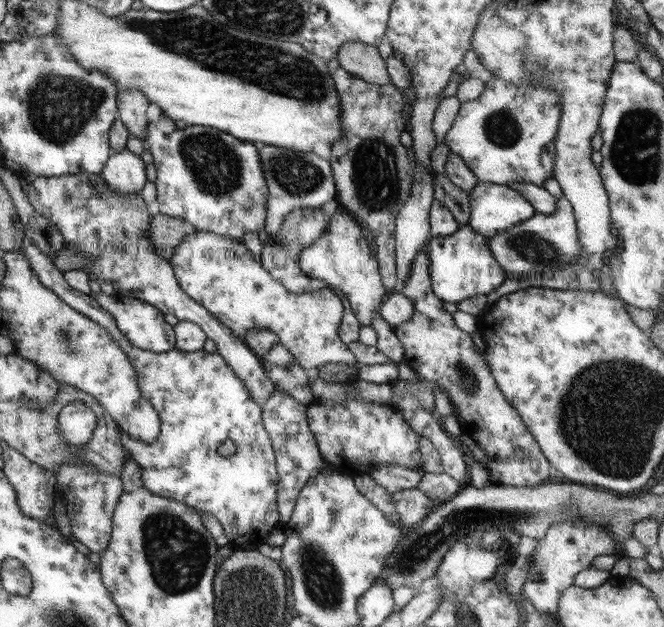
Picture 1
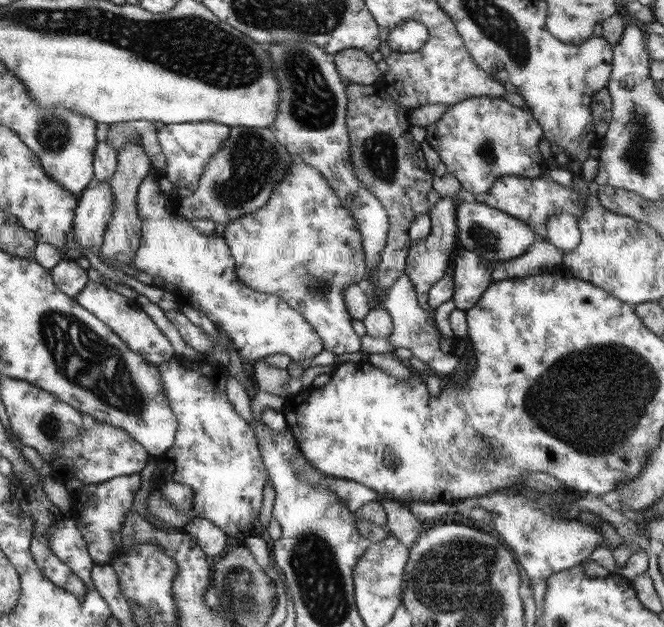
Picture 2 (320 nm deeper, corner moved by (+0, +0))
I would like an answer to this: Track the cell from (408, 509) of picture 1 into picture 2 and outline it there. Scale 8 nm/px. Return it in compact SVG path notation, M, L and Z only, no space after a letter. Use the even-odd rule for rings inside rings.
M380 500L387 514L387 530L392 532L404 546L411 548L426 527L408 510L400 500Z

